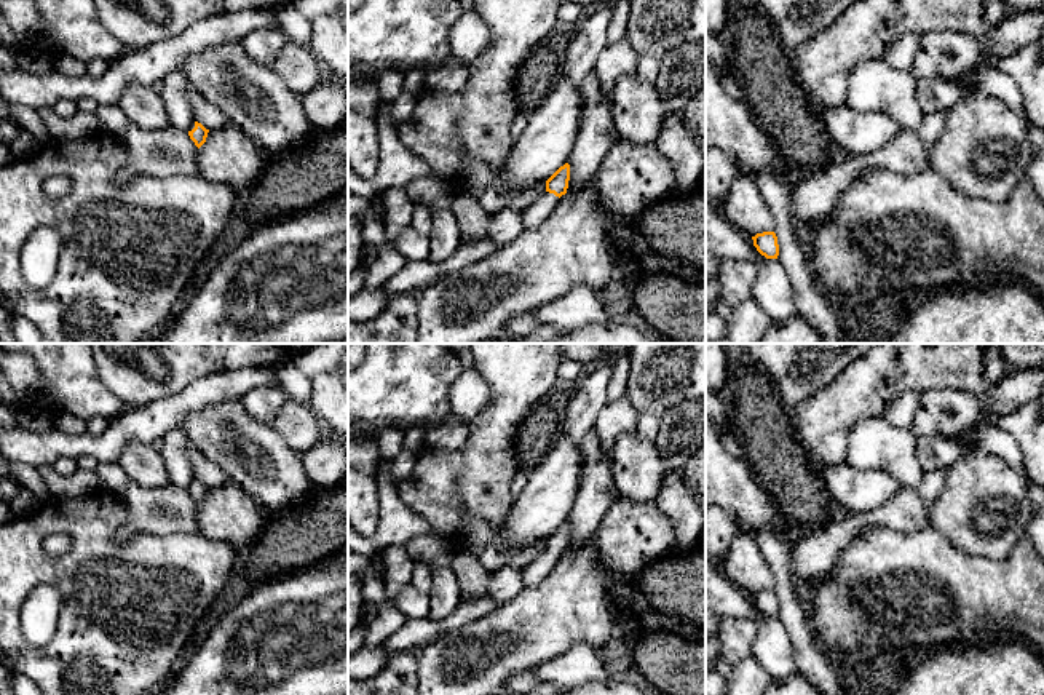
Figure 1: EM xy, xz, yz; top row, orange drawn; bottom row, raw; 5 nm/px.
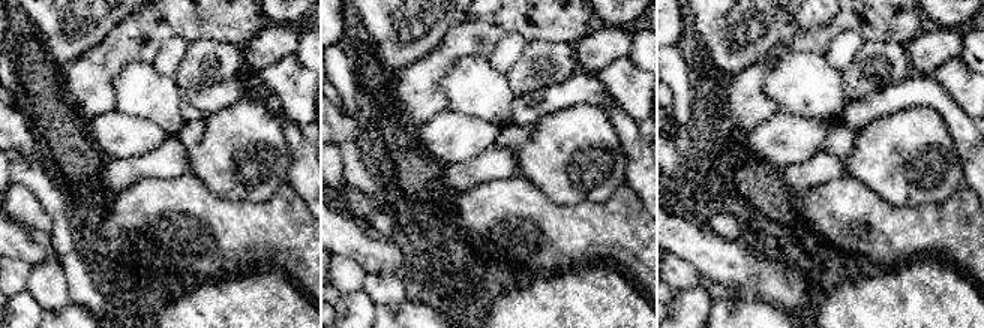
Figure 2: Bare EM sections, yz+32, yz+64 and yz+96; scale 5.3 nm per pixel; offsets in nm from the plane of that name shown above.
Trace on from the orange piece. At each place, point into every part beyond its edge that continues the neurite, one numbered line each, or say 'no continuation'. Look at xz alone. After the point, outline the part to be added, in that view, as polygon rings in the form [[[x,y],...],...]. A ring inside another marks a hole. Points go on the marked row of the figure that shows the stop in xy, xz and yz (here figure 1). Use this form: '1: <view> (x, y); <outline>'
1: xz (533, 214); [[[544,192],[538,197],[538,200],[527,206],[522,214],[522,222],[525,228],[533,228],[540,225],[543,220],[549,217],[549,214],[554,211],[557,201],[560,198],[554,193]]]

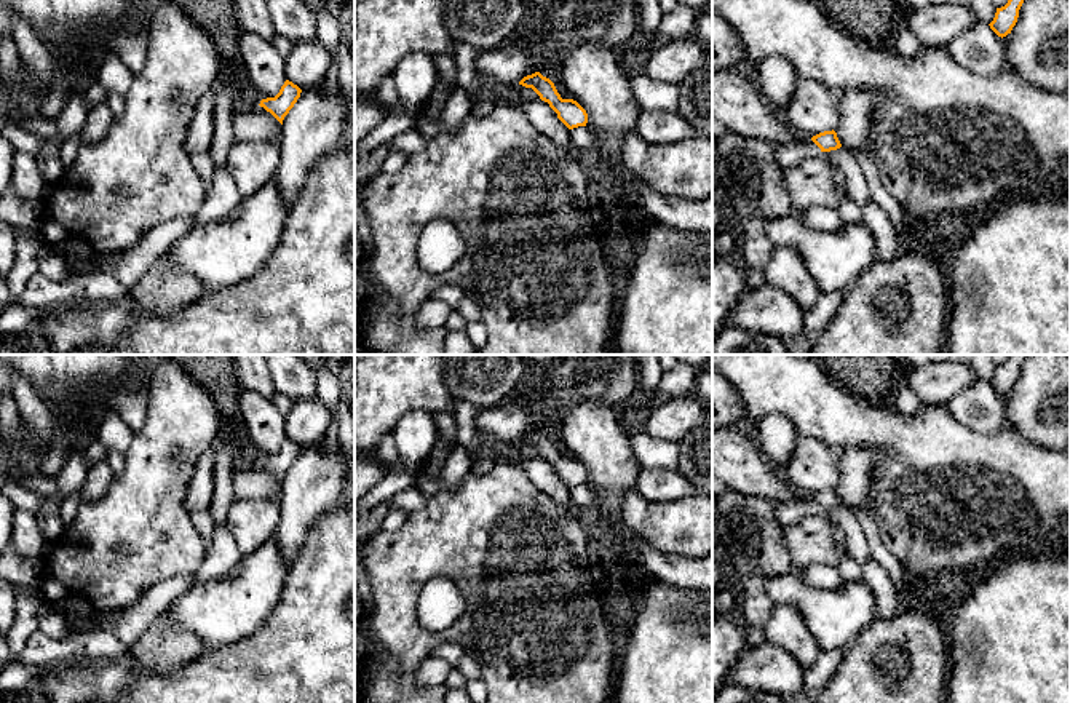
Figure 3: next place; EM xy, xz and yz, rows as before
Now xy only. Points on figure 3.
no continuation

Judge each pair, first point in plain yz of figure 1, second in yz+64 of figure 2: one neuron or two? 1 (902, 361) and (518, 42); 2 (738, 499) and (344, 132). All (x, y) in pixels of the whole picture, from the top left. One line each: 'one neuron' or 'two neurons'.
1: two neurons
2: one neuron

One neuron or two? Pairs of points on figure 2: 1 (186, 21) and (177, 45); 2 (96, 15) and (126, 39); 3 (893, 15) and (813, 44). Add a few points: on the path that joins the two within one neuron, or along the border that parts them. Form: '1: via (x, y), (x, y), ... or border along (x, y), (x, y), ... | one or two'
1: border along (188, 42), (180, 38), (171, 38), (155, 60) | two
2: border along (128, 15), (86, 51) | two
3: via (873, 18), (867, 24), (837, 24), (833, 29) | one

